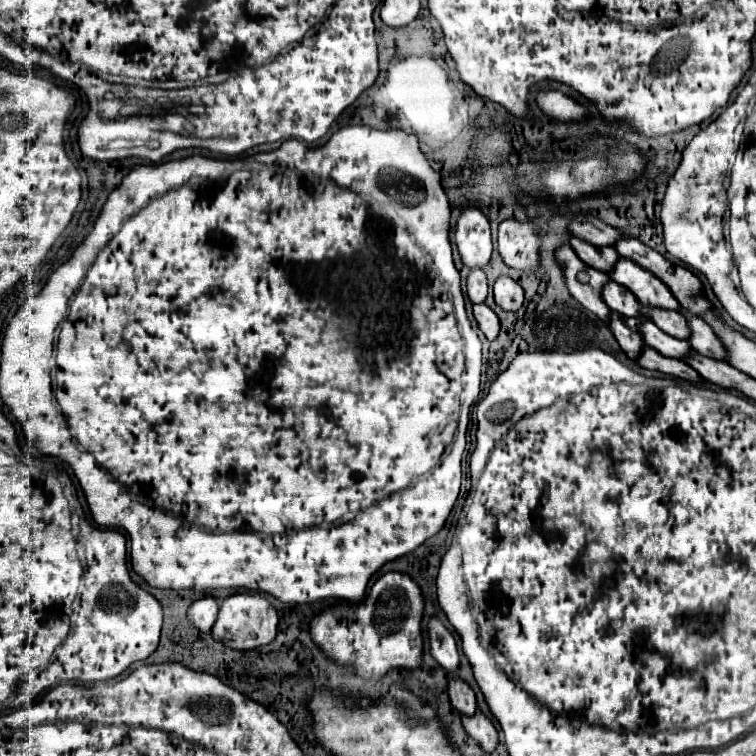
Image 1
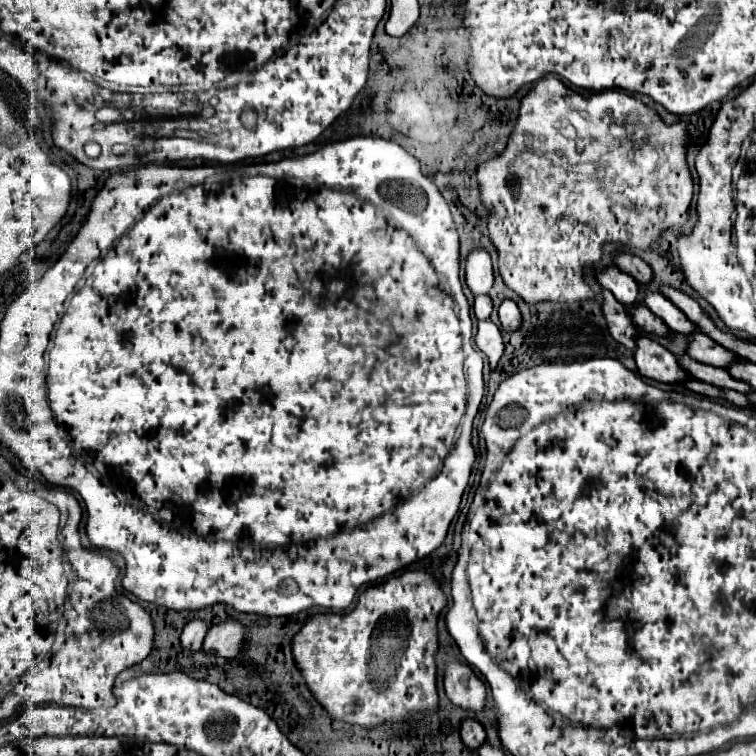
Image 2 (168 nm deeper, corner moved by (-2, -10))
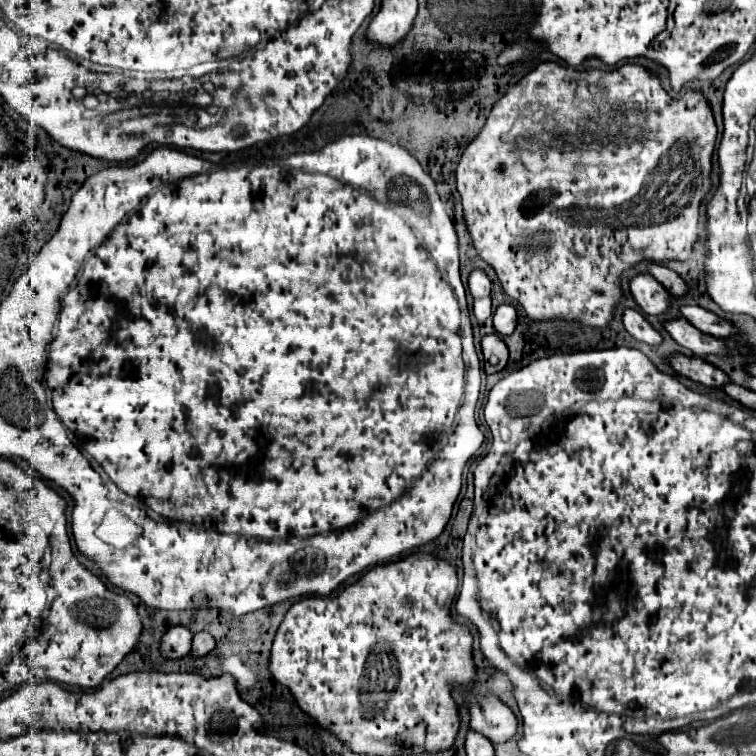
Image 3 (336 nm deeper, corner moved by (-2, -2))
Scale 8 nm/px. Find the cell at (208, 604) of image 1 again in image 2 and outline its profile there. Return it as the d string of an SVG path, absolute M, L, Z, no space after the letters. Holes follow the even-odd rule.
M194 618L190 620L184 630L182 630L182 636L180 636L180 642L184 648L188 650L202 650L204 646L204 636L208 634L208 626L204 620L200 618Z

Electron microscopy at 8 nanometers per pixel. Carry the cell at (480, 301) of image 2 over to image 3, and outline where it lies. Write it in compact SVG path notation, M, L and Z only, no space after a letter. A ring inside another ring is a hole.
M478 298L474 300L474 316L478 322L484 322L492 314L492 304L490 298Z

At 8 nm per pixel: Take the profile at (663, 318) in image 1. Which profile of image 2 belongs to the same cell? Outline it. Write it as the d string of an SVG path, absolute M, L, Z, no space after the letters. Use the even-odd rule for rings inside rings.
M702 332L688 334L688 348L686 348L686 352L694 360L700 360L700 362L710 364L710 366L720 366L720 368L726 368L728 362L736 360L736 356L730 350L722 348L720 344L716 344L712 338L708 338Z

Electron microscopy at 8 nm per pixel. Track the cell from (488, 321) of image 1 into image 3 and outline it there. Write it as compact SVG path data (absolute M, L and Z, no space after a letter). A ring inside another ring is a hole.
M484 336L482 338L482 354L484 354L484 370L486 374L494 374L504 370L508 362L508 348L500 336Z

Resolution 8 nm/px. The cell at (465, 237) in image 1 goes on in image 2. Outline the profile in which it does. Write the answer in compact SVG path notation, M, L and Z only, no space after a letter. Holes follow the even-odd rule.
M476 246L466 260L466 284L472 290L472 294L488 294L492 288L494 276L492 276L492 258L488 250L482 246Z

